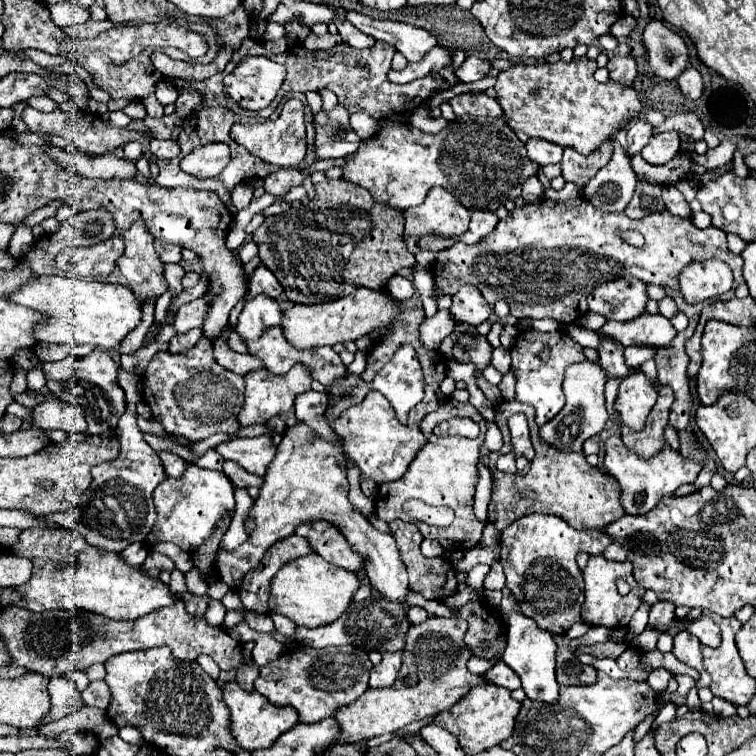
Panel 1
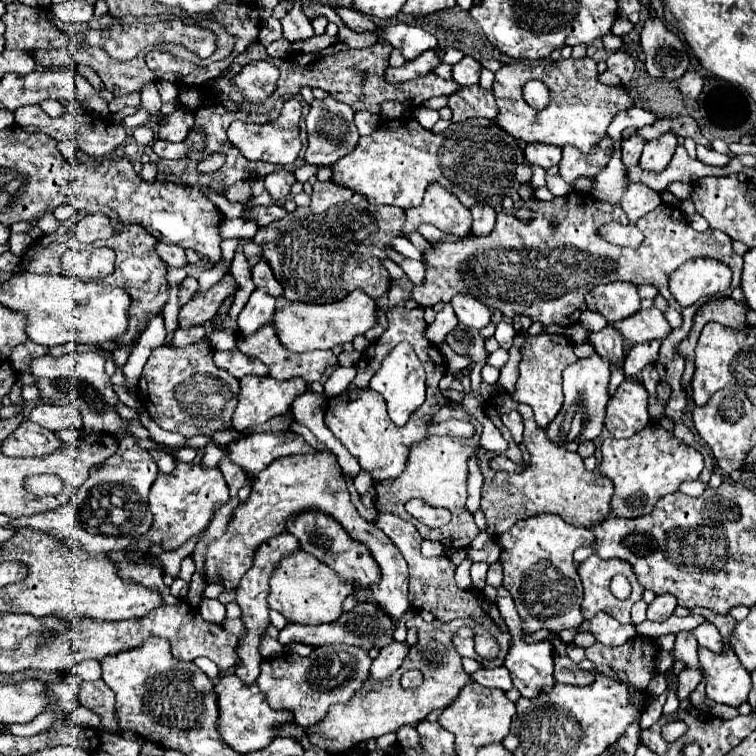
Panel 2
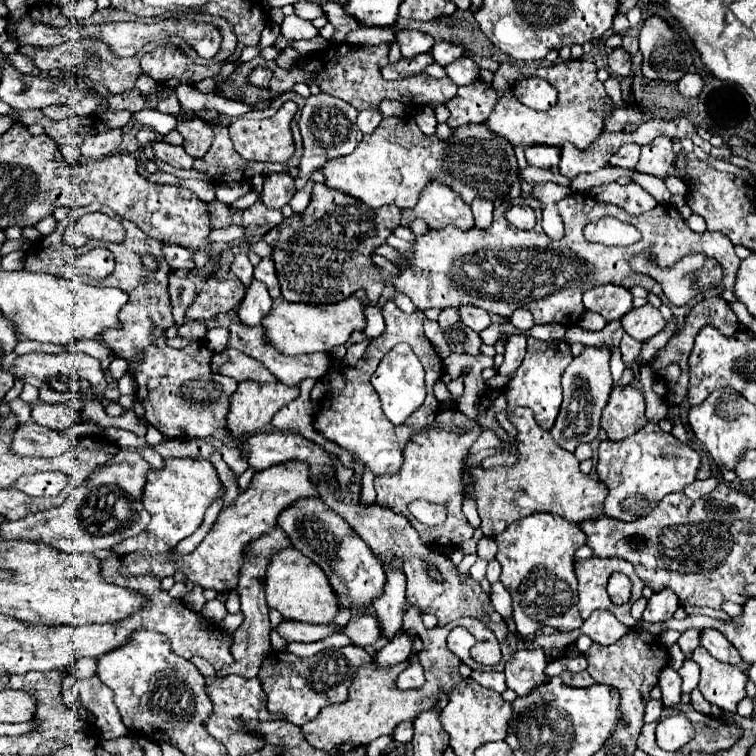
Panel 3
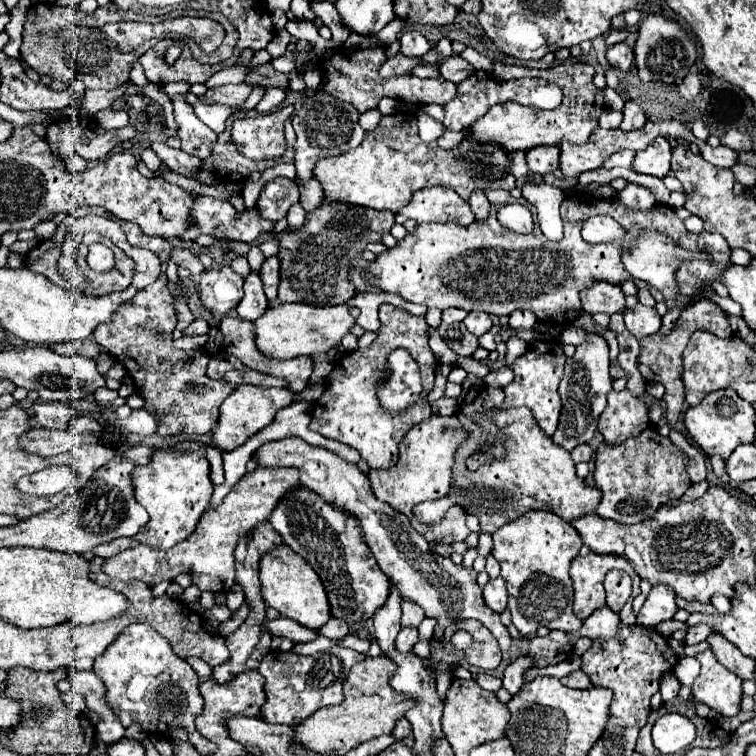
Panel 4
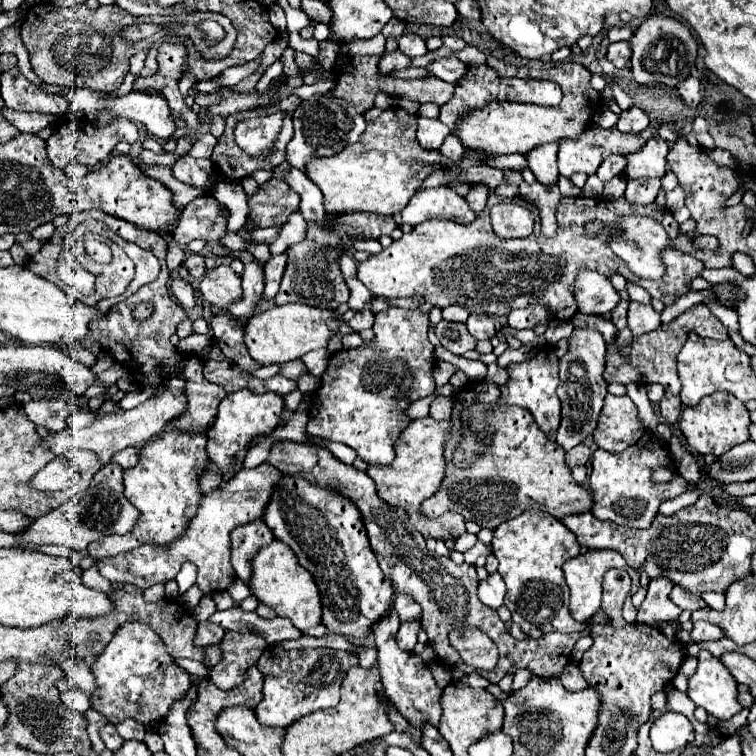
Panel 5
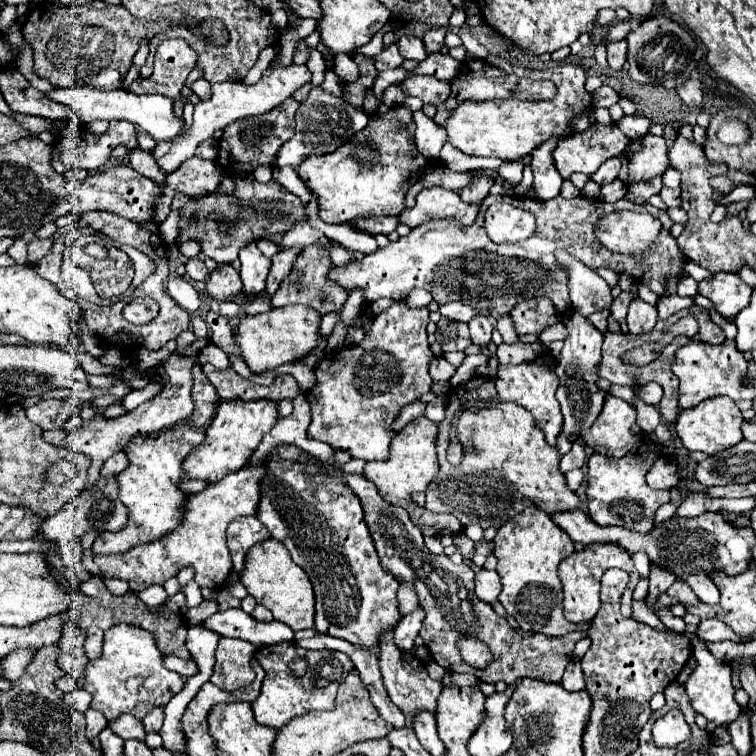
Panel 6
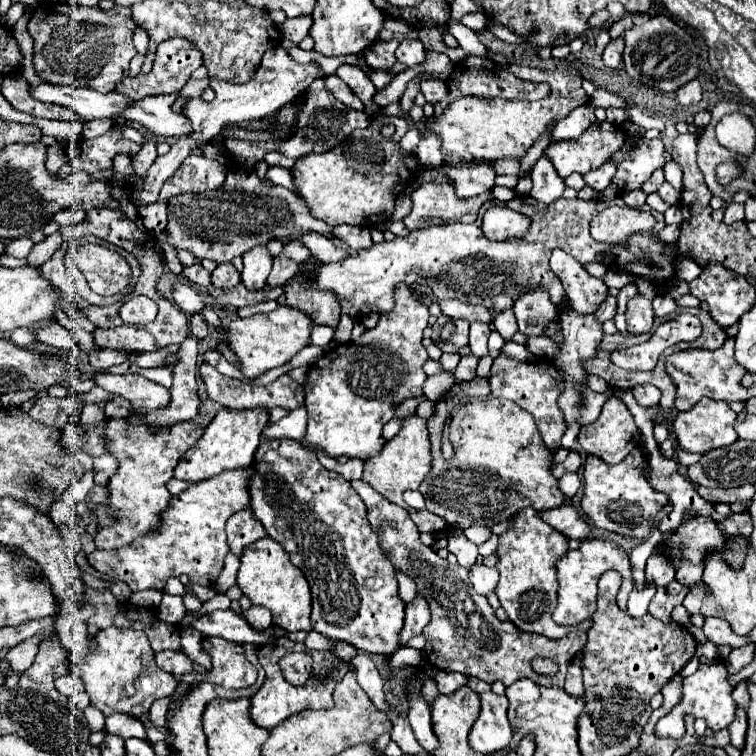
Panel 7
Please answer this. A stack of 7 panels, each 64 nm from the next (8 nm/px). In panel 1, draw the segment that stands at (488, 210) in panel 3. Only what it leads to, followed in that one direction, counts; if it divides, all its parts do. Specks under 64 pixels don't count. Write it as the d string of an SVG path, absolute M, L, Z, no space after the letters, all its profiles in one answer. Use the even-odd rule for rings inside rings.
M472 212L470 228L458 240L466 244L476 244L482 238L486 238L492 232L492 228L496 228L496 224L498 224L498 218L494 212Z

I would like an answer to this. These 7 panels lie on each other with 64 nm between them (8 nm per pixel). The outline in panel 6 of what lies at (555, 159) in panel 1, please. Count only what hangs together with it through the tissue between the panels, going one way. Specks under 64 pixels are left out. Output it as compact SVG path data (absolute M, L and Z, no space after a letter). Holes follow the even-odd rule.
M546 140L530 154L530 166L534 172L534 188L540 200L550 200L558 196L562 186L562 176L556 172L552 152L558 140Z

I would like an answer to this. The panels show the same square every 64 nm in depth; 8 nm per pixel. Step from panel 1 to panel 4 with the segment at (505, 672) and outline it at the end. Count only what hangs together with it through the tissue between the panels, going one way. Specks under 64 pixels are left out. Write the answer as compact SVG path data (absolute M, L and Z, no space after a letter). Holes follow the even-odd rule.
M480 672L480 674L472 674L472 678L480 684L480 688L484 690L492 690L492 692L498 692L502 688L502 678L496 678L496 676L490 676L486 672Z

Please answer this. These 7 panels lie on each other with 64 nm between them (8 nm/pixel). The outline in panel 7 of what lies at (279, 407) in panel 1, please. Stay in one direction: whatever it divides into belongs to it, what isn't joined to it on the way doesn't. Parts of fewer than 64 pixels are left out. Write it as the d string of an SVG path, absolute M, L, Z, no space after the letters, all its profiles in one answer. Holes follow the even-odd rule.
M222 408L214 420L208 424L204 430L204 436L190 448L182 460L176 466L174 476L178 480L188 480L188 482L200 482L206 478L212 478L224 470L234 470L234 468L248 468L254 460L254 454L260 446L262 432L270 422L270 412L266 408L248 408L248 410L232 410L232 408Z

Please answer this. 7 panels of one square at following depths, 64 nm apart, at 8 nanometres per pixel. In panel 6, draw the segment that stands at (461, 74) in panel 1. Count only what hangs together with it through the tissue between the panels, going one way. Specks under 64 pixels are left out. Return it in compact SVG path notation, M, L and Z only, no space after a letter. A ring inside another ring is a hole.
M428 54L426 60L422 60L414 74L430 74L438 80L444 80L444 82L452 82L460 72L460 62L454 60L452 56L448 54Z

